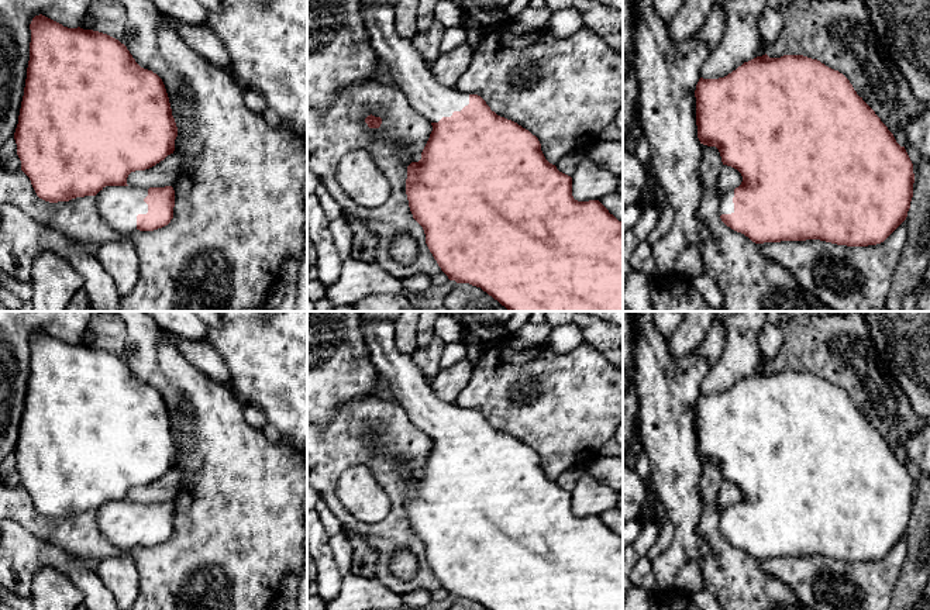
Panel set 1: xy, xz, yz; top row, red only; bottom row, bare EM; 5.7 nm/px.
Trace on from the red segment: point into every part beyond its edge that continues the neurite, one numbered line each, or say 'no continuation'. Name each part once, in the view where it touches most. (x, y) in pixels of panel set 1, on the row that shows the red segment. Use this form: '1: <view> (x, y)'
1: xy (119, 206)

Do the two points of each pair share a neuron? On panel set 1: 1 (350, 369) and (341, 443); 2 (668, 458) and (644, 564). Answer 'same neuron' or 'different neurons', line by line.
1: different neurons
2: different neurons

